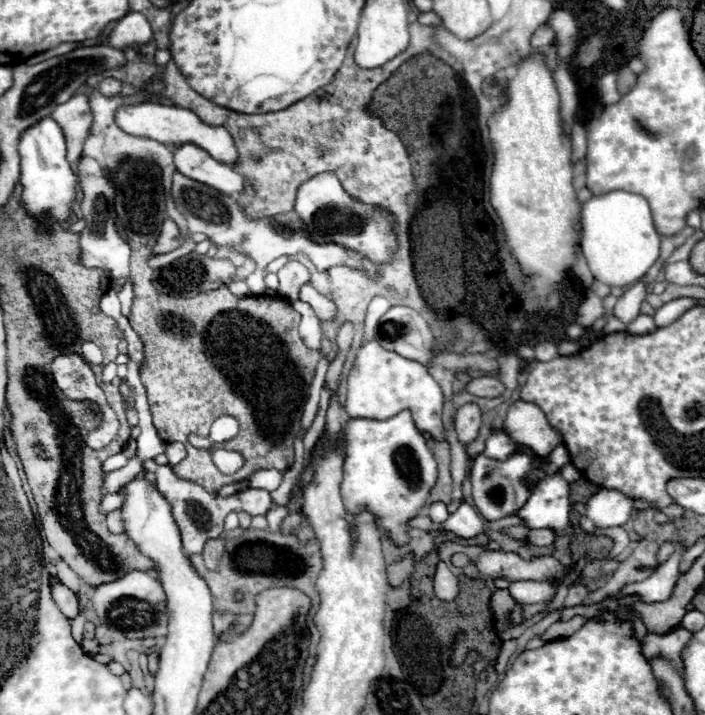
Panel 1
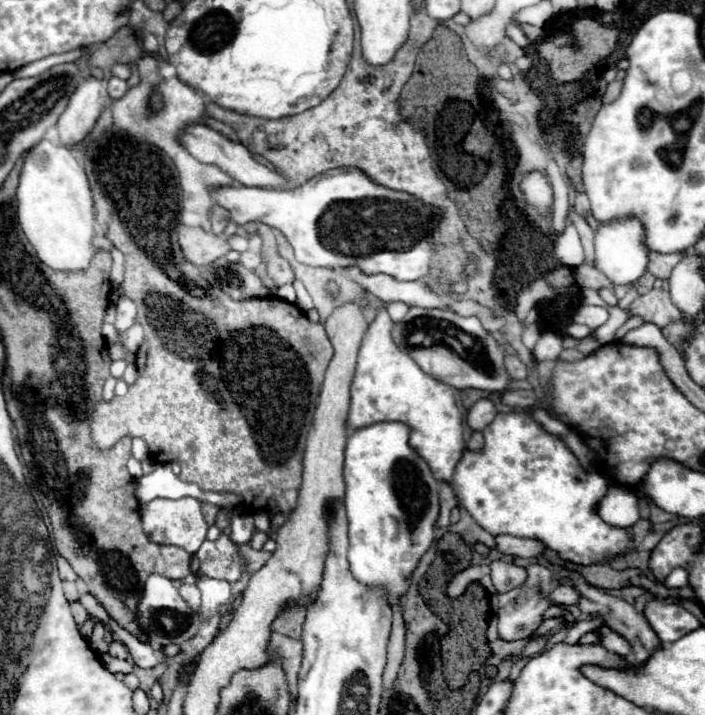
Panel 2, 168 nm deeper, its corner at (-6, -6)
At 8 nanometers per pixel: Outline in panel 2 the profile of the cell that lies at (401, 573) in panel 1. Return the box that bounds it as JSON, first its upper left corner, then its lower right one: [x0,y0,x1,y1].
[384,605,404,687]

